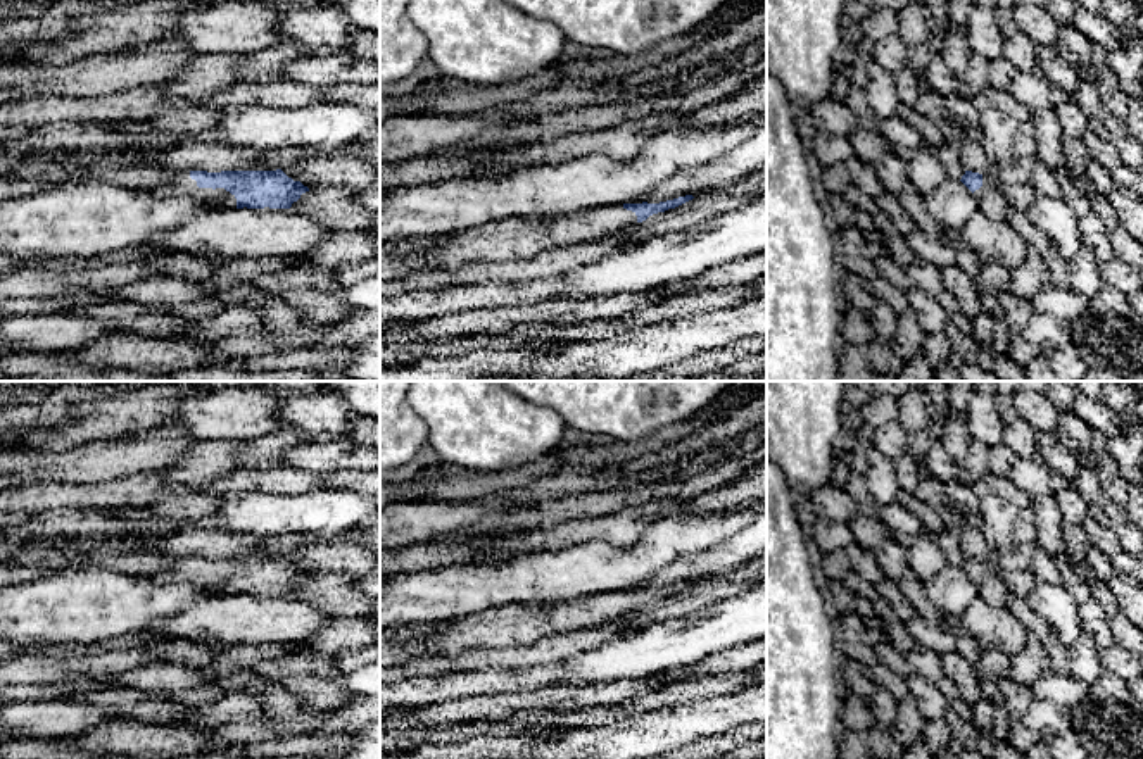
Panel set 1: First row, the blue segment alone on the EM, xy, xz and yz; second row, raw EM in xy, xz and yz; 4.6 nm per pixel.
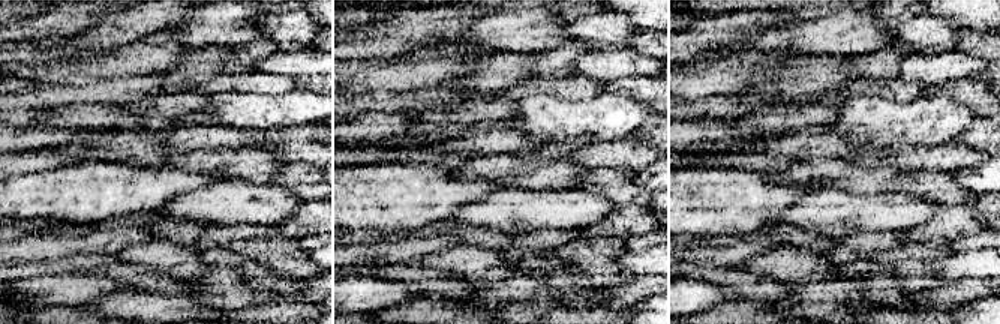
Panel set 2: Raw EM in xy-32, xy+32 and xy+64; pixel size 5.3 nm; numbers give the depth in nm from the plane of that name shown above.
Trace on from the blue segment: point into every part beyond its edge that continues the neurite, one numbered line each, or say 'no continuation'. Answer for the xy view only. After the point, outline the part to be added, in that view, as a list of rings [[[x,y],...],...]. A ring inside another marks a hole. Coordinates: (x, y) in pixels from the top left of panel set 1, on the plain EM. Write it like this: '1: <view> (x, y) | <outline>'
1: xy (182, 571) | [[[190,557],[178,559],[169,569],[152,574],[150,578],[162,583],[192,583],[199,588],[216,590],[221,595],[237,595],[237,585],[224,574],[199,574],[190,564]]]

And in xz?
1: xz (510, 627) | [[[623,590],[590,593],[577,599],[561,600],[558,604],[521,604],[485,611],[482,616],[468,616],[456,619],[445,630],[433,630],[414,640],[428,649],[428,657],[452,657],[466,649],[513,649],[528,645],[542,637],[575,631],[584,628],[611,623],[616,618],[637,611],[637,602],[627,597]]]

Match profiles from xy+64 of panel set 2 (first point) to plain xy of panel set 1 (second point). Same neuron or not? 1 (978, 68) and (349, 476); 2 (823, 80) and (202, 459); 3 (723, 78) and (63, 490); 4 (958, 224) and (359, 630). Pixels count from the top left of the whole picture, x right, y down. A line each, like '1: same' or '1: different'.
1: different
2: same
3: different
4: same

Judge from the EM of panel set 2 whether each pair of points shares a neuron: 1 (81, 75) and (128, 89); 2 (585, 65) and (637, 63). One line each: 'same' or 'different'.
1: different
2: same

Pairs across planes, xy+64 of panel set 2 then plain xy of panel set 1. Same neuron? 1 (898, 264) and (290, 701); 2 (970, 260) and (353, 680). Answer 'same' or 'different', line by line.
1: different
2: same

